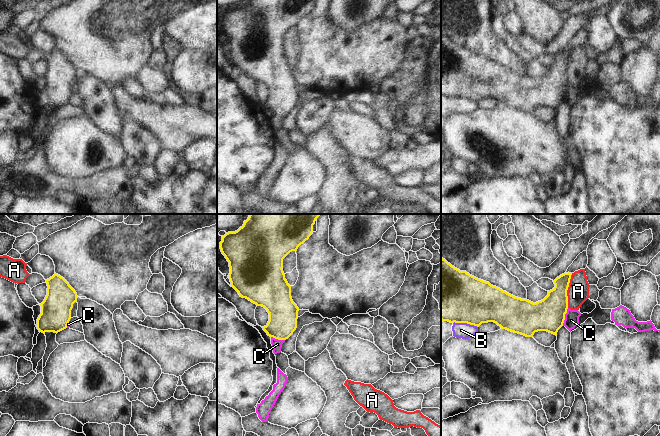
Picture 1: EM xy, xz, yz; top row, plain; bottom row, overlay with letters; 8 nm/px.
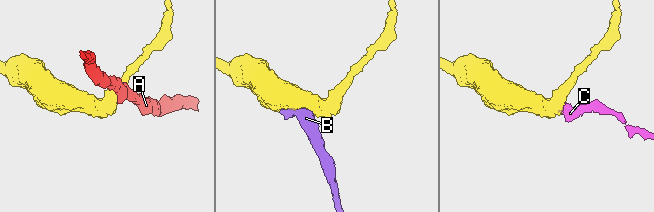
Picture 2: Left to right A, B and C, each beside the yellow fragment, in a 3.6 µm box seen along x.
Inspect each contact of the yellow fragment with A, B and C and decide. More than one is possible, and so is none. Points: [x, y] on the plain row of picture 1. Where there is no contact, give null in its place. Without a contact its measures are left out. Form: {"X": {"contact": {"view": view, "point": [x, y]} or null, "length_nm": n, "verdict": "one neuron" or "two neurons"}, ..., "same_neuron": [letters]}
{"A": {"contact": {"view": "yz", "point": [567, 65]}, "length_nm": 280, "verdict": "two neurons"}, "B": {"contact": {"view": "yz", "point": [465, 98]}, "length_nm": 200, "verdict": "two neurons"}, "C": {"contact": {"view": "yz", "point": [564, 93]}, "length_nm": 150, "verdict": "one neuron"}, "same_neuron": ["C"]}

